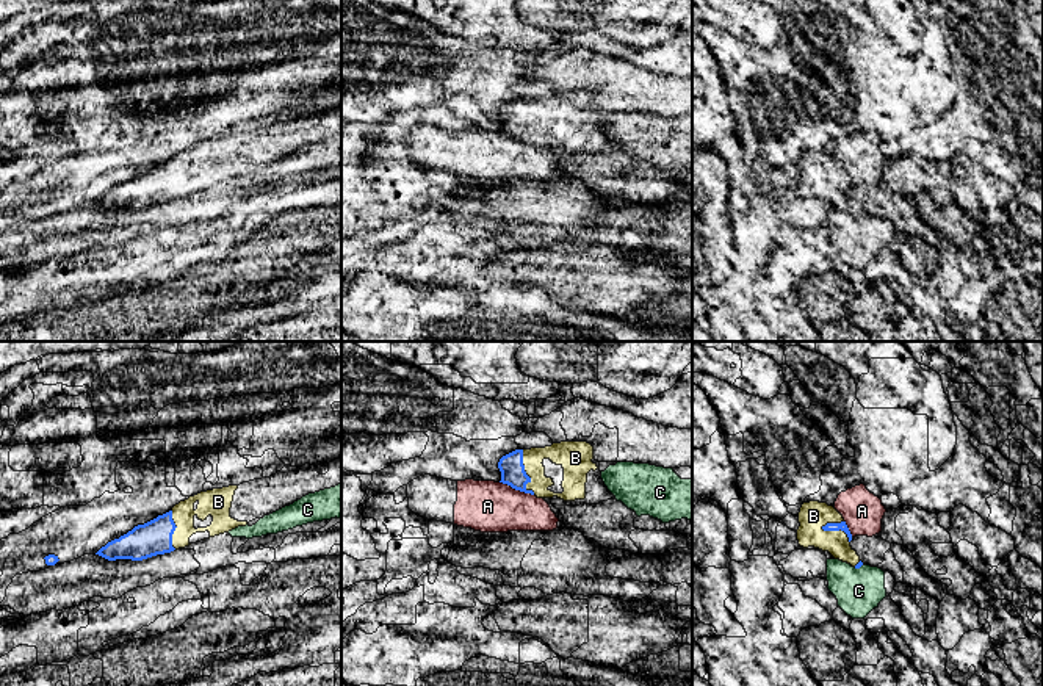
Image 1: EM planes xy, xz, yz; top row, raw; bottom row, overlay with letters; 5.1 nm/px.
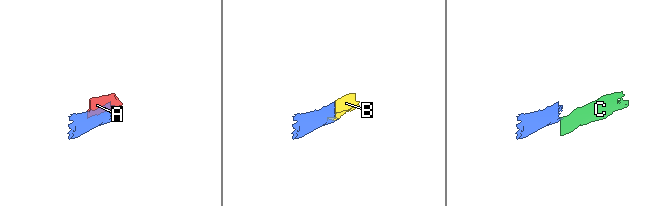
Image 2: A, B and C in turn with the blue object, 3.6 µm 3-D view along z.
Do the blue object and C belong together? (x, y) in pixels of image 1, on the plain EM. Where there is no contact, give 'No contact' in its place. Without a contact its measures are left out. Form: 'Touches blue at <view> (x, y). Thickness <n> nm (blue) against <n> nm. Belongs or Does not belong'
Touches blue at yz (857, 216). Thickness 20 nm (blue) against 240 nm. Does not belong

